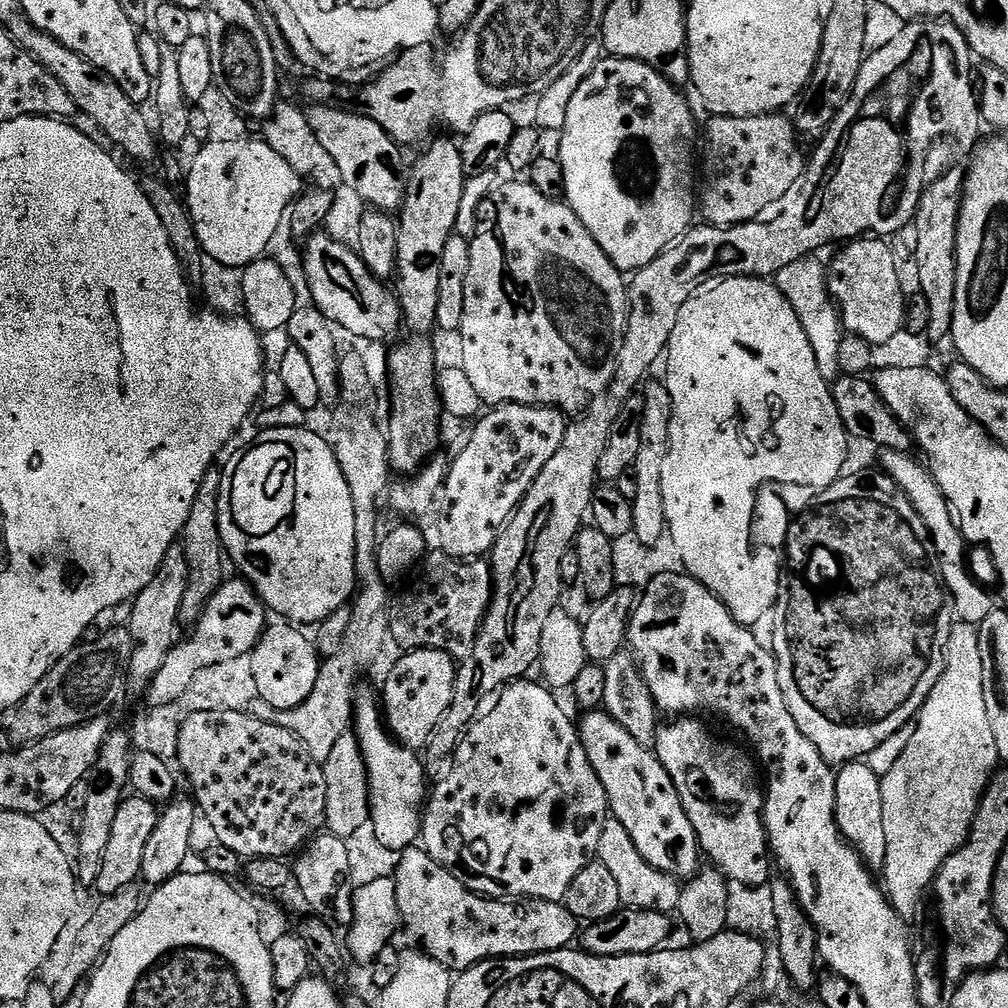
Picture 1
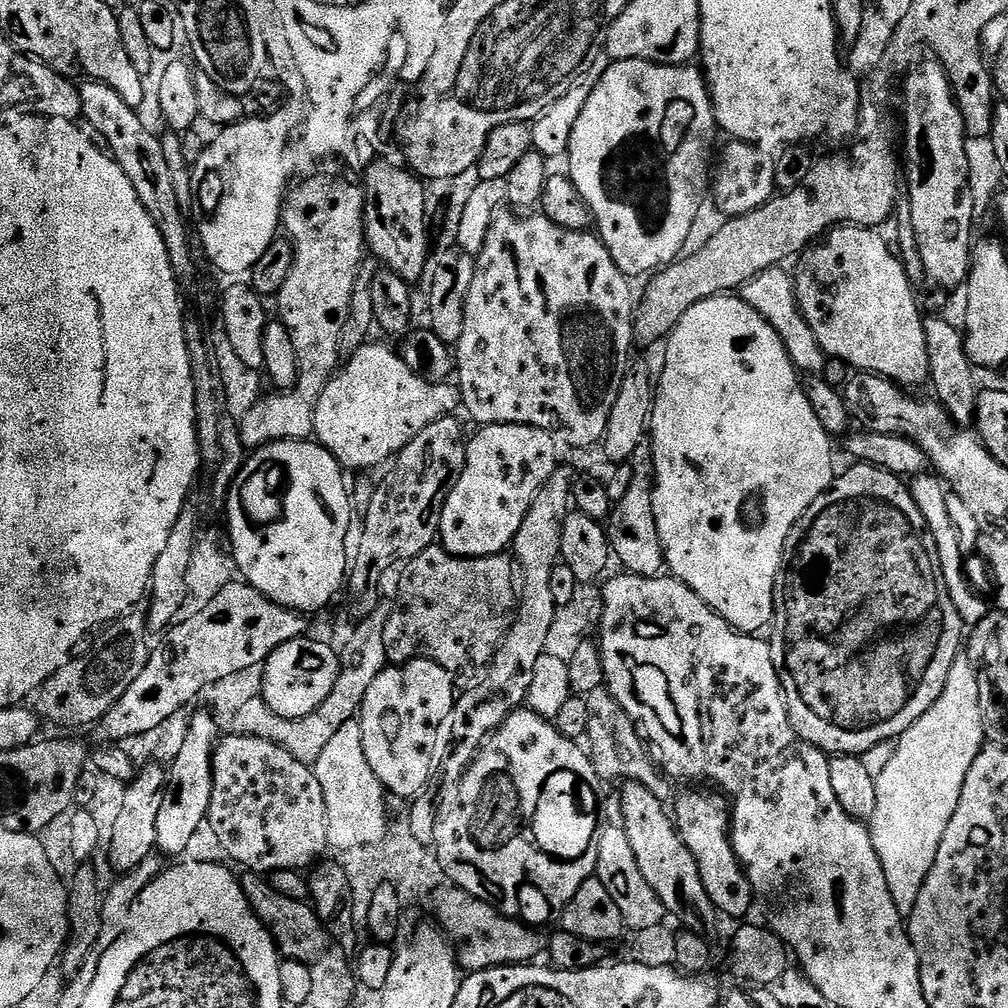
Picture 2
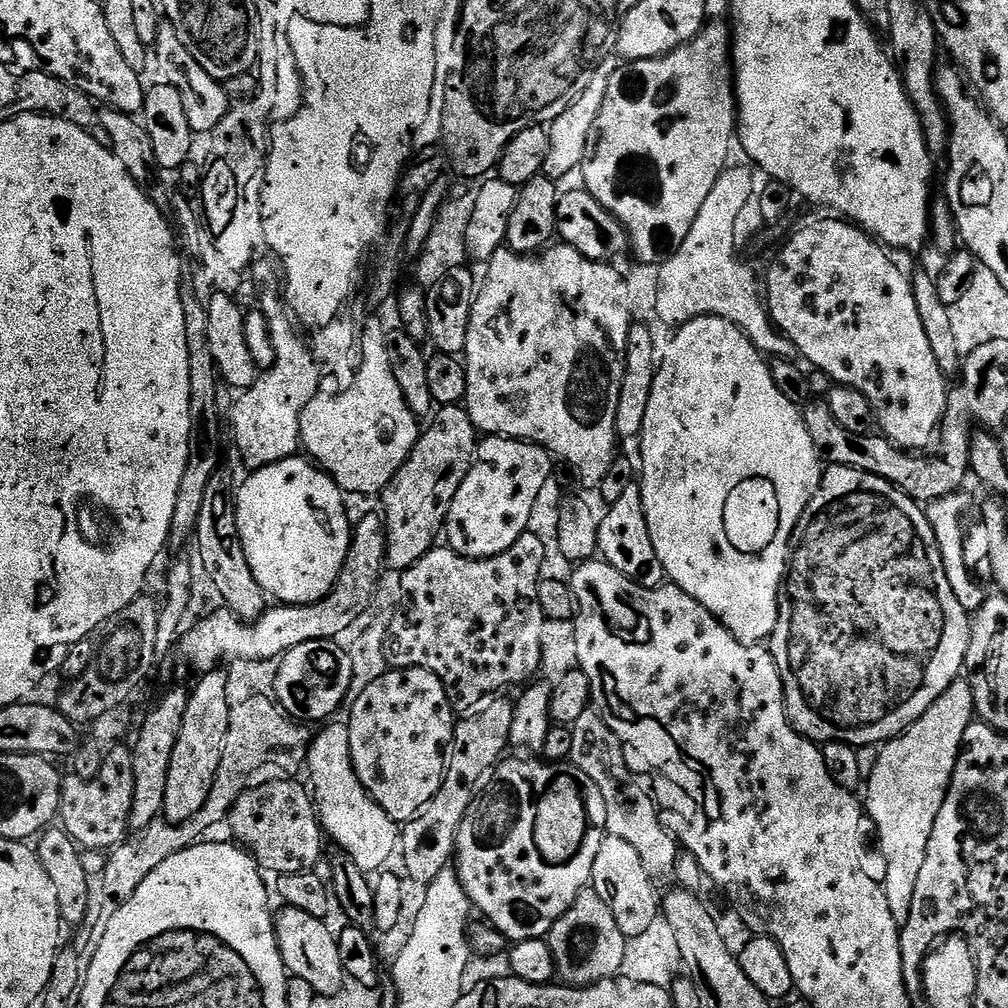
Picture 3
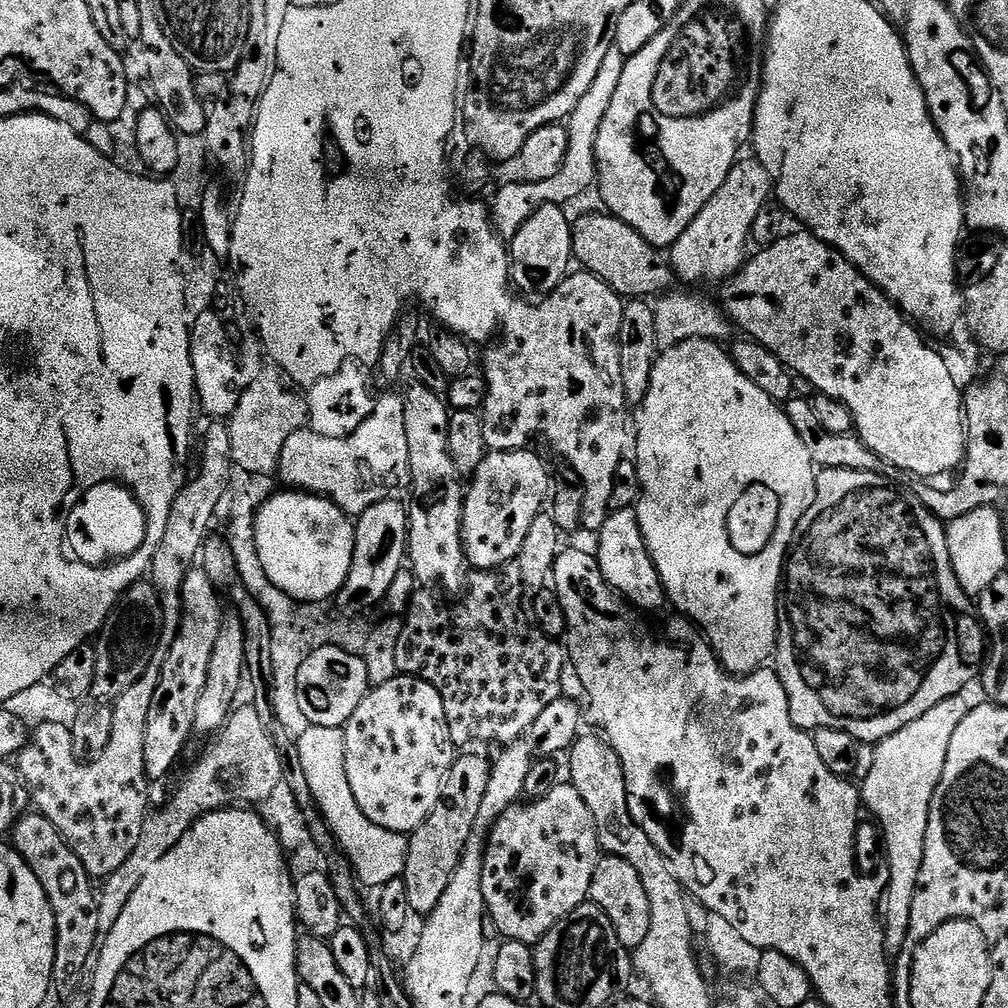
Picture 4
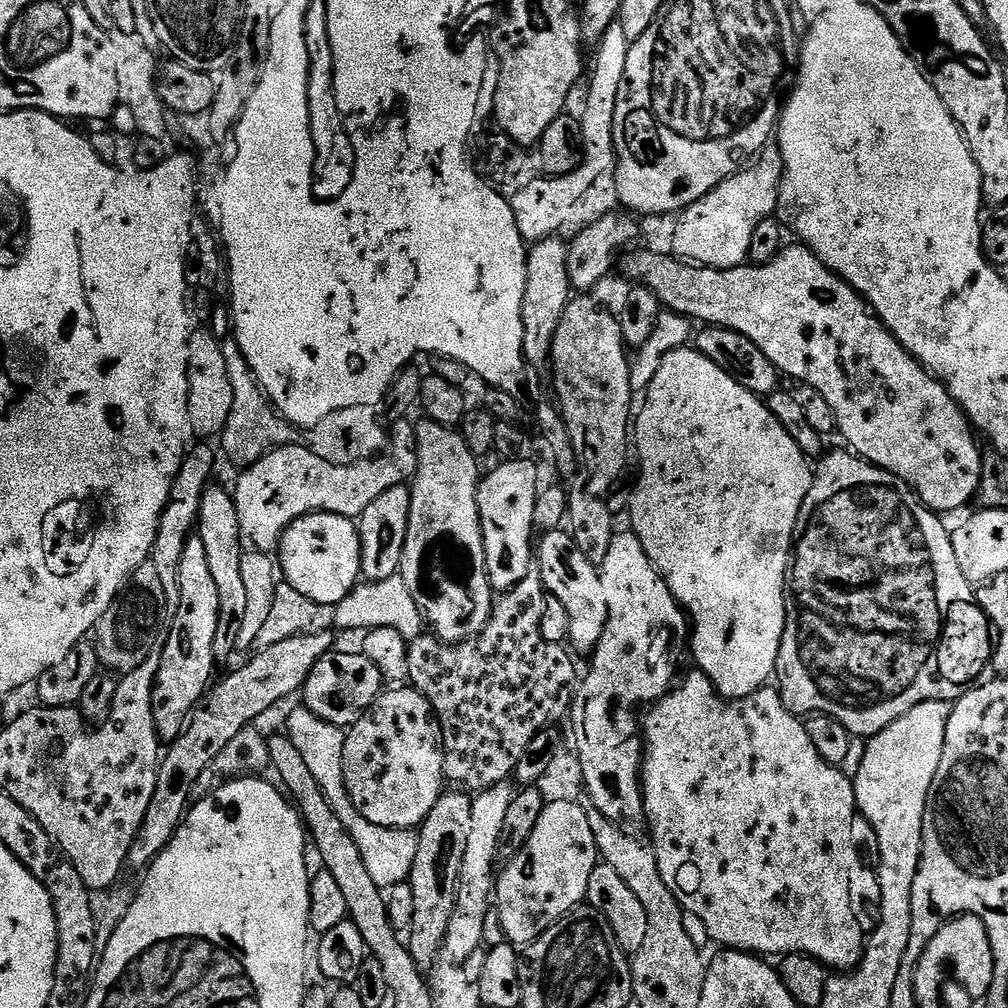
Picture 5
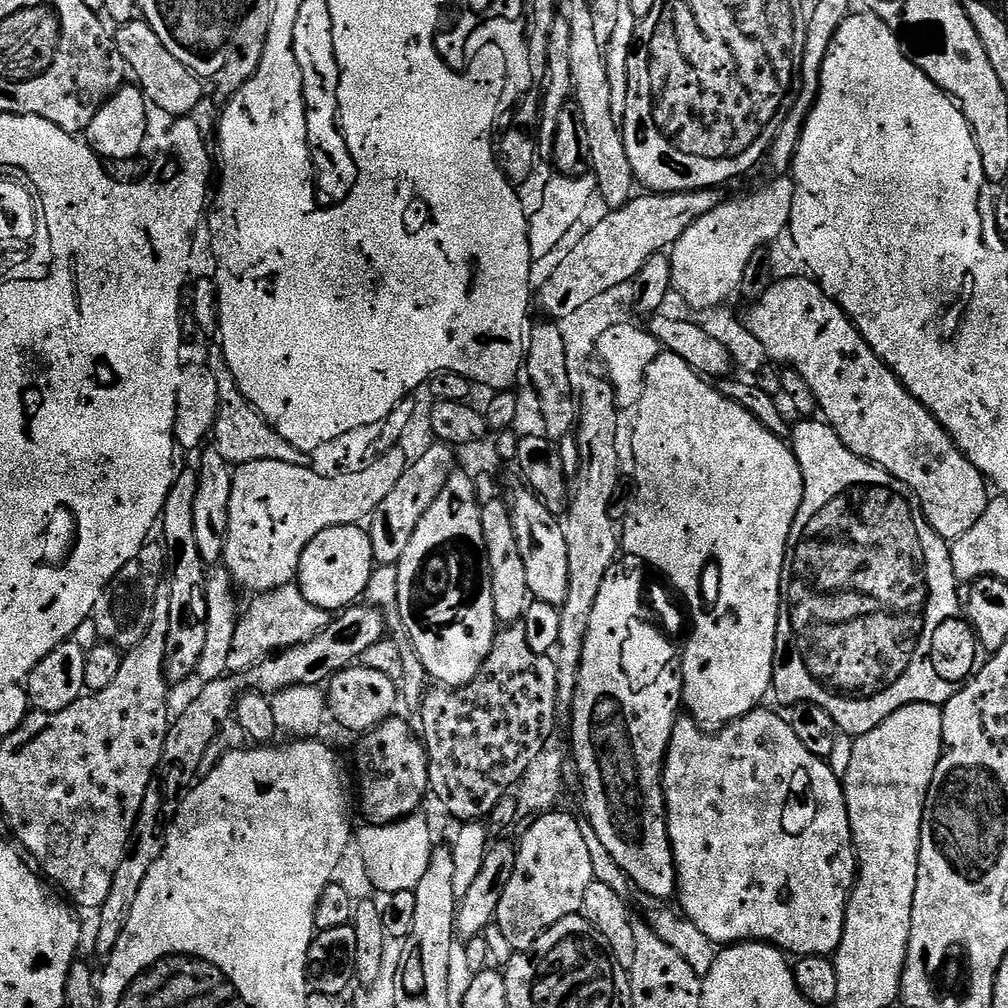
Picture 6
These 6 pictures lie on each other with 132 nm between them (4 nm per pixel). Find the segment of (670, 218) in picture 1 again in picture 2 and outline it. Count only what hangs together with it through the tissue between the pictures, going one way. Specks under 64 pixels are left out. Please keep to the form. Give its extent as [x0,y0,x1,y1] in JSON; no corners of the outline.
[566,60,718,278]

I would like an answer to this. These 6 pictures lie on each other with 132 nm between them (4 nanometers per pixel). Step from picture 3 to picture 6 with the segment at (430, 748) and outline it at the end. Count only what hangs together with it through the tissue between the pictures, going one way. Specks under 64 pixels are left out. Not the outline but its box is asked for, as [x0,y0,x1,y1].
[356,718,428,825]

